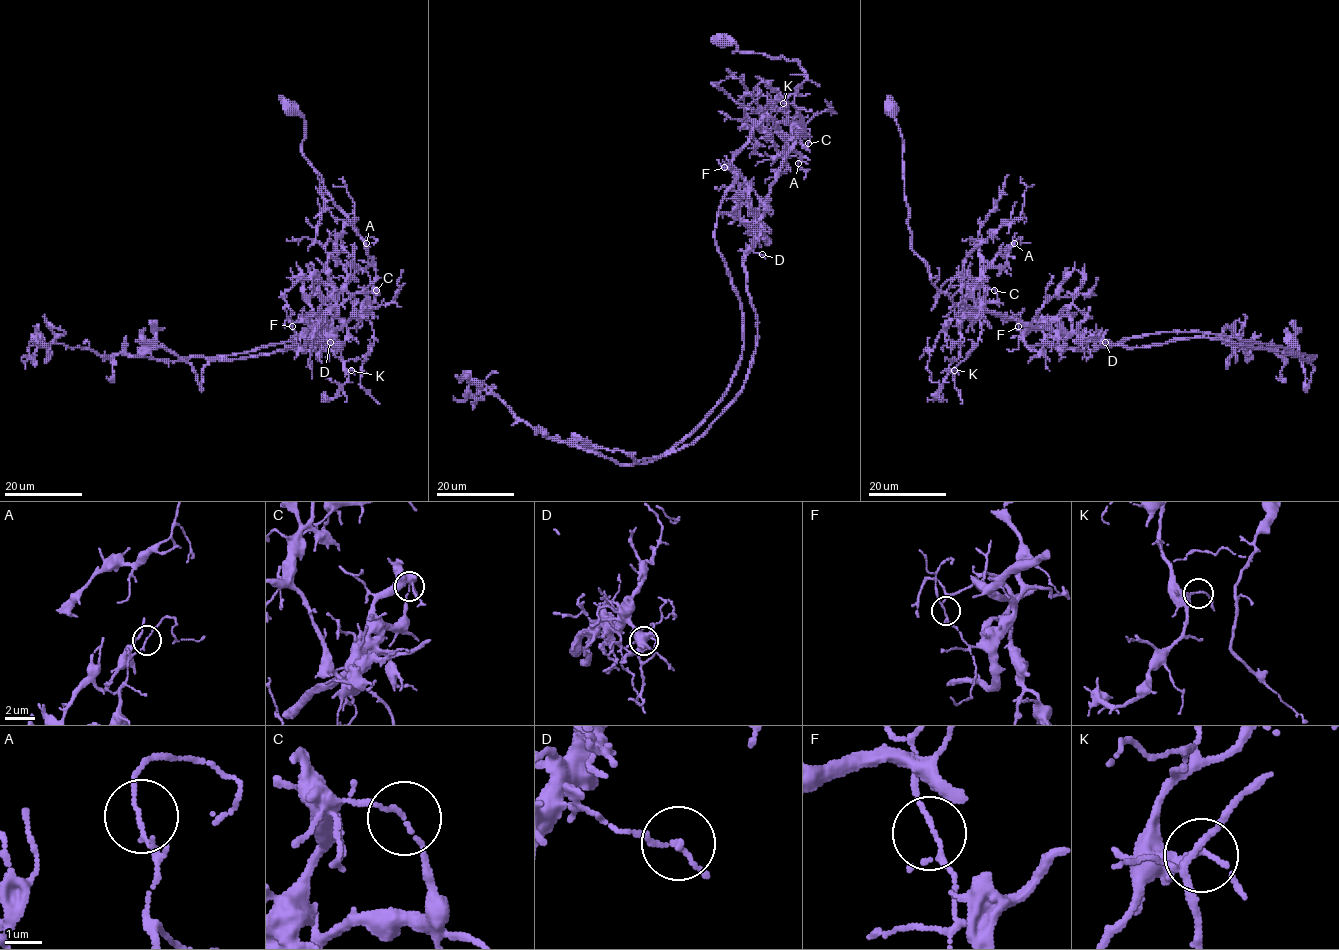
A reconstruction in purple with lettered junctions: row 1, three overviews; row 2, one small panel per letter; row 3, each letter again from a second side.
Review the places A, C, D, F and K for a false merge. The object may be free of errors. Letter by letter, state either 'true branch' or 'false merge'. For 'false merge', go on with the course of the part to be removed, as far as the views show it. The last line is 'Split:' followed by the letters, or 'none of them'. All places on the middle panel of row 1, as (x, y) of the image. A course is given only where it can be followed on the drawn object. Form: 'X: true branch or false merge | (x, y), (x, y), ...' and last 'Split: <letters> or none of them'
A: true branch
C: false merge | (808, 144), (798, 133), (744, 263), (757, 338), (741, 393), (663, 456), (636, 463), (634, 453), (581, 444)
D: true branch
F: true branch
K: true branch
Split: C

